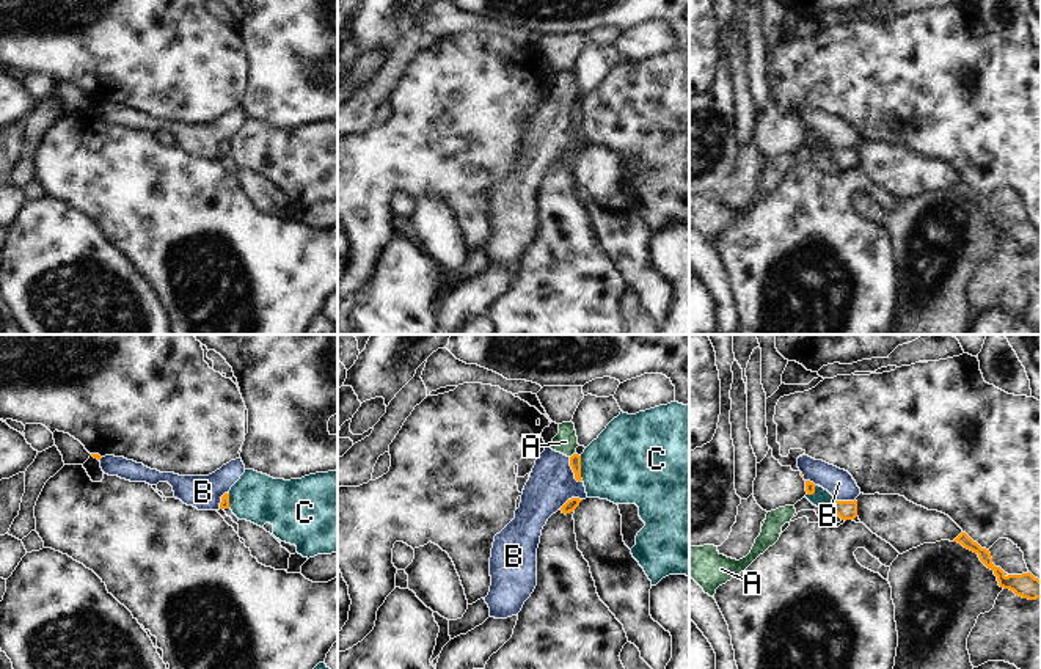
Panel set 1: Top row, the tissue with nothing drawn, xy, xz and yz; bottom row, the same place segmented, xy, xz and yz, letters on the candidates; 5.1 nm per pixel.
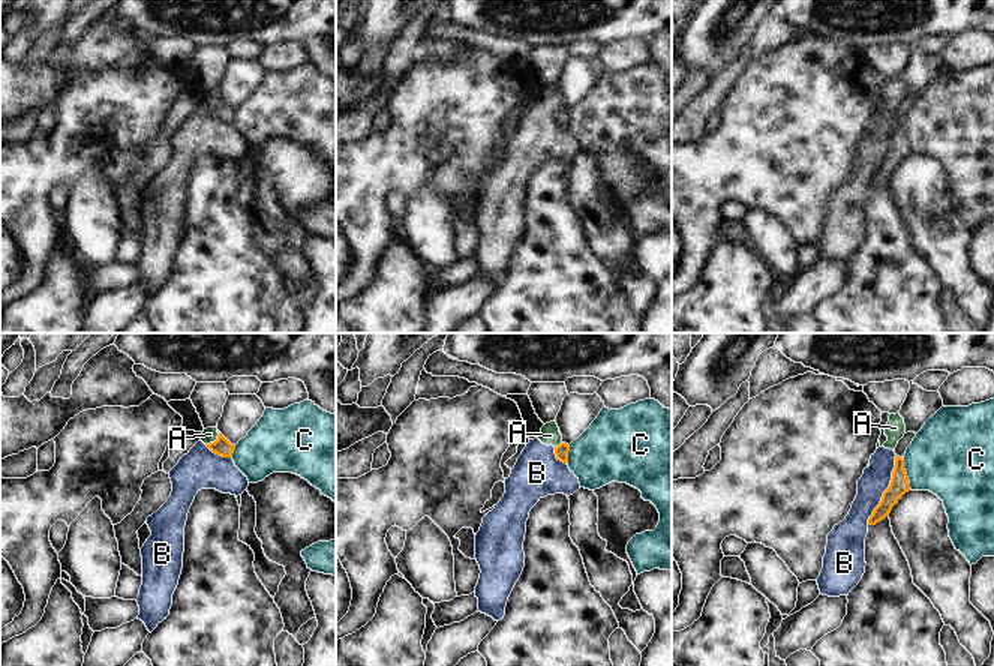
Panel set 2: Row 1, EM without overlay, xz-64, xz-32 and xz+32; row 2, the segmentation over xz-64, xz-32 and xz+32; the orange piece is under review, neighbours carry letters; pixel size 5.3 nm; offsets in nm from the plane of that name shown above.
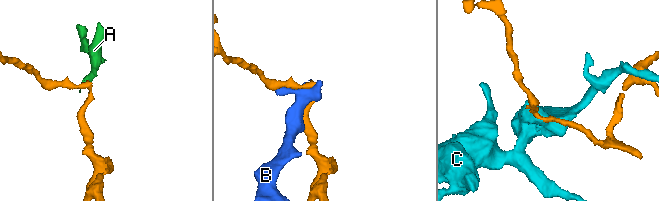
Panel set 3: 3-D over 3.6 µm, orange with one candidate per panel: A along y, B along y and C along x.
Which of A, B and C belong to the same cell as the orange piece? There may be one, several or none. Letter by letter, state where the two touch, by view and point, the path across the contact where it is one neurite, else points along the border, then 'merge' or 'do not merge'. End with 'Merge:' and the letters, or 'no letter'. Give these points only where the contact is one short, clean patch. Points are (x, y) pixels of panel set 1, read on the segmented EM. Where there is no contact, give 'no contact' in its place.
A: meets orange in xz at (572, 456); border along xz (573, 453), (570, 457); do not merge
B: meets orange in xz at (572, 468); do not merge
C: meets orange in xz at (580, 468); border along xz (580, 456), (580, 476), (583, 479); do not merge
Merge: no letter

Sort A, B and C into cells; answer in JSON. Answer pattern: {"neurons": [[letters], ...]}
{"neurons": [["A", "B"], ["C"]]}

